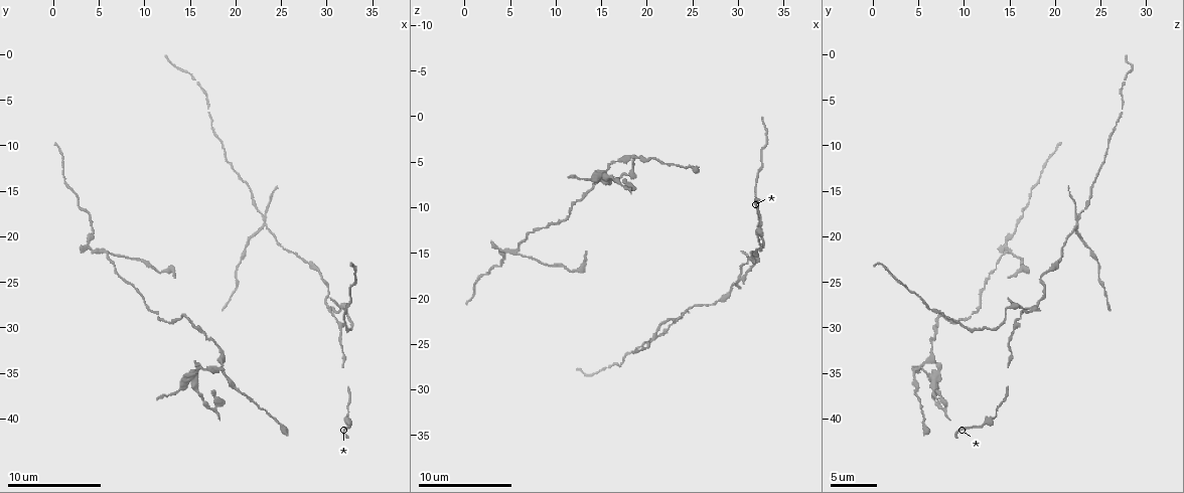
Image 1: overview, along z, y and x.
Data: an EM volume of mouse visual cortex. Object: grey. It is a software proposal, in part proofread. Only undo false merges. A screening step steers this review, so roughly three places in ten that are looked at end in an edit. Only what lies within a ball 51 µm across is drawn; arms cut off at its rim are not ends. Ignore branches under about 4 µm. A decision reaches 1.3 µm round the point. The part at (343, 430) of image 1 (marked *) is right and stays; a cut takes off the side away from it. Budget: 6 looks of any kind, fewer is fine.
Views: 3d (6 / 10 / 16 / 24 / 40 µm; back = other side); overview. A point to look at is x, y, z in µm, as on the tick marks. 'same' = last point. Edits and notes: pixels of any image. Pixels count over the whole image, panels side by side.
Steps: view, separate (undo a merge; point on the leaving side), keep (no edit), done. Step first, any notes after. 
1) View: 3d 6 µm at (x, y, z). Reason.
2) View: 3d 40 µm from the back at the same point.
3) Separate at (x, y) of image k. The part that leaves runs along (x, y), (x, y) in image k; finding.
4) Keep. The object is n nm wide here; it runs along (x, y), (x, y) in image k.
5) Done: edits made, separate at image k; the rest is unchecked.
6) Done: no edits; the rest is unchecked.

View: 3d 10 µm at (30.4, 27.8, 17.4). Three arms meet.

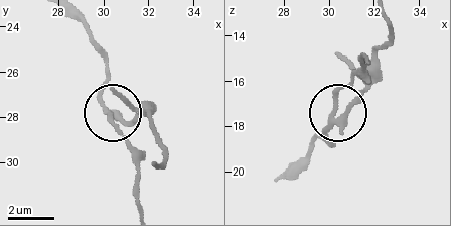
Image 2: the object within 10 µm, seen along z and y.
Separate at (135, 119) of image 2. The part that leaves runs along (336, 122), (374, 78), (387, 20) in image 2; two neurons meet here.

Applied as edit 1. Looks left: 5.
View: 3d 10 µm at (23.4, 18.8, 22.2). Arms part here.

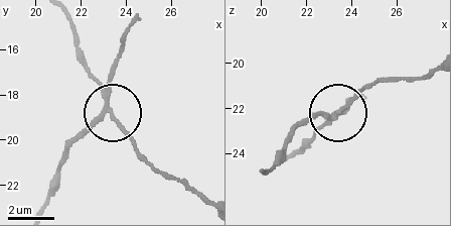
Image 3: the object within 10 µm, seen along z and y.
View: 3d 6 µm at (23.3, 18.7, 22.3).

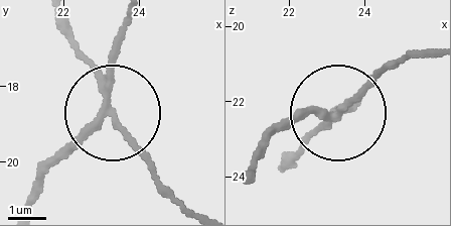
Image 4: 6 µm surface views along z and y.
Separate at (115, 37) of image 4. The side arm is 23 µm long; 3 arms meet here; a second neuron is stuck on.

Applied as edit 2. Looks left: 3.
Done: edits made, separate at image 2, separate at image 4; the rest is unchecked.

